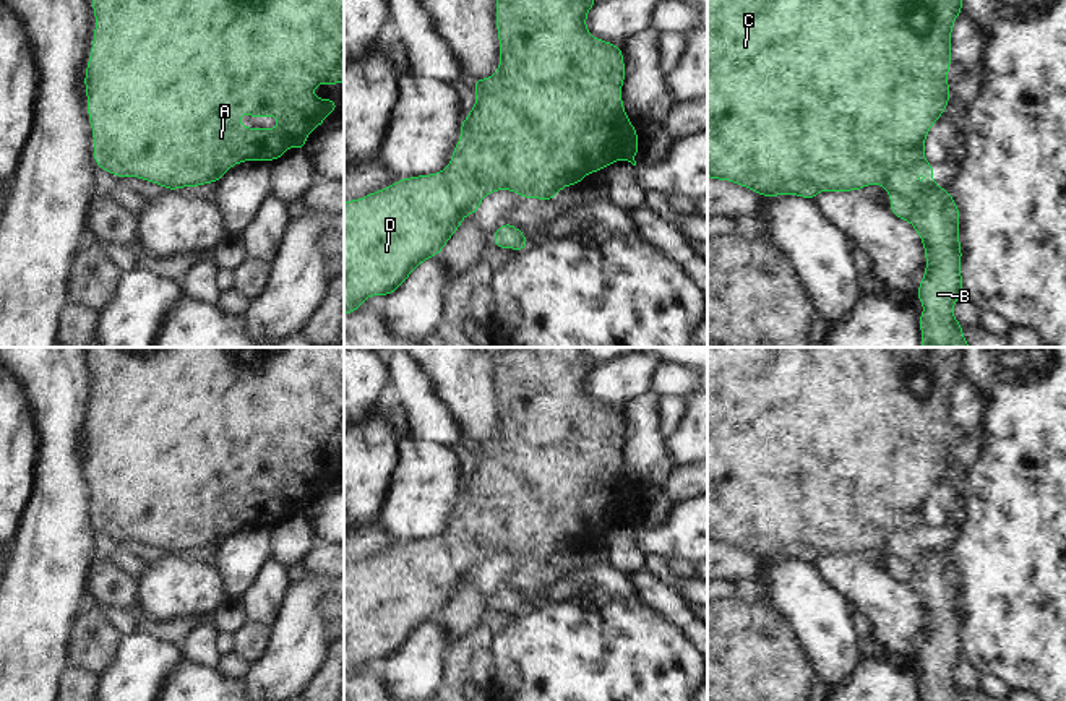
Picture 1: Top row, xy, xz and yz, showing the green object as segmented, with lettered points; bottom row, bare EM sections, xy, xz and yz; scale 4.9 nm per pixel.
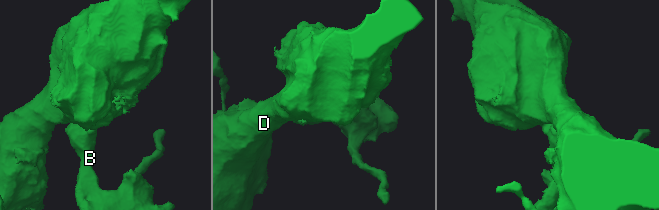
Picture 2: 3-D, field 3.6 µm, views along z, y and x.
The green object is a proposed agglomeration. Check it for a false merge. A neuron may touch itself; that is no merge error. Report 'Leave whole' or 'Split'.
Split

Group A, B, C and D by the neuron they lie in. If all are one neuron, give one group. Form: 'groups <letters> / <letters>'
groups A C D / B

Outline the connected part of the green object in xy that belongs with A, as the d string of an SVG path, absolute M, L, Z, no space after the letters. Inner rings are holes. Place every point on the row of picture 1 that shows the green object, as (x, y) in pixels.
M91 0L96 15L92 49L84 75L88 117L92 127L96 167L109 170L117 178L140 177L159 183L165 190L217 183L224 172L243 161L276 161L289 148L299 151L307 146L308 133L325 123L337 109L336 99L316 99L315 84L339 84L344 81L344 0ZM239 115L274 115L277 128L245 128Z

